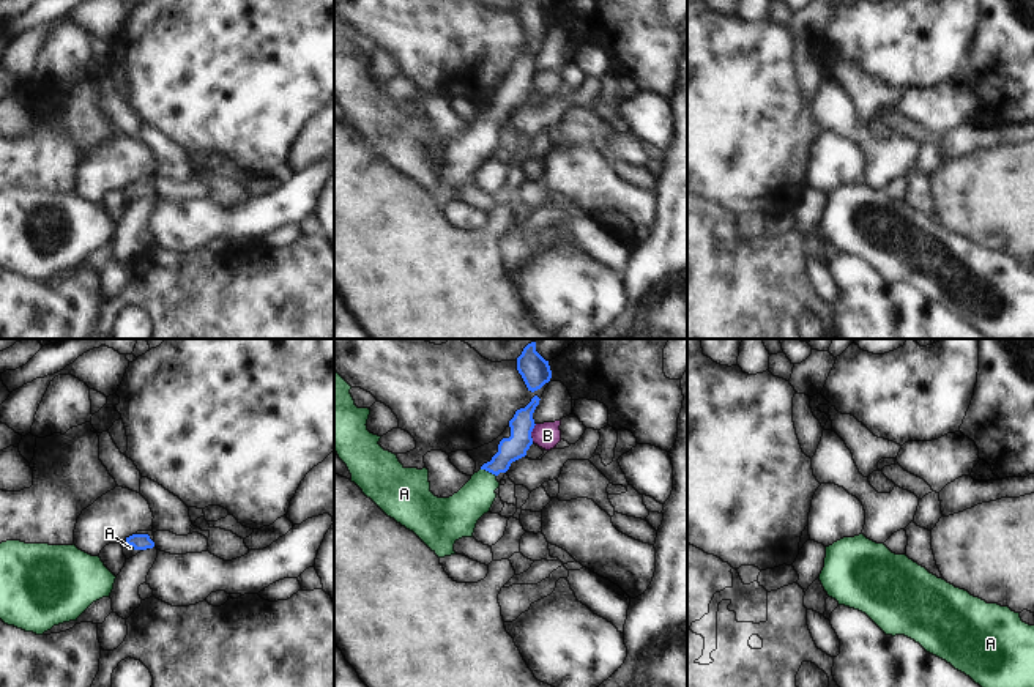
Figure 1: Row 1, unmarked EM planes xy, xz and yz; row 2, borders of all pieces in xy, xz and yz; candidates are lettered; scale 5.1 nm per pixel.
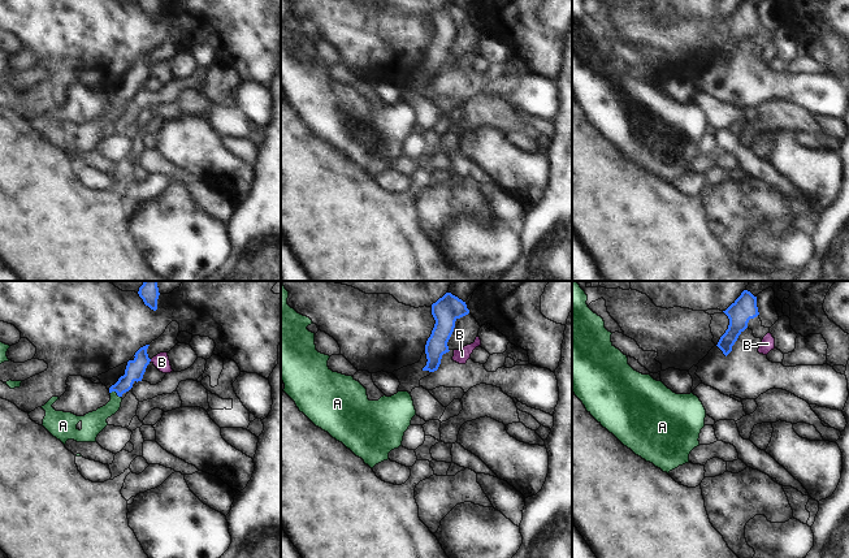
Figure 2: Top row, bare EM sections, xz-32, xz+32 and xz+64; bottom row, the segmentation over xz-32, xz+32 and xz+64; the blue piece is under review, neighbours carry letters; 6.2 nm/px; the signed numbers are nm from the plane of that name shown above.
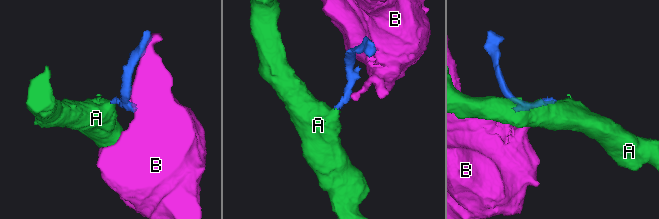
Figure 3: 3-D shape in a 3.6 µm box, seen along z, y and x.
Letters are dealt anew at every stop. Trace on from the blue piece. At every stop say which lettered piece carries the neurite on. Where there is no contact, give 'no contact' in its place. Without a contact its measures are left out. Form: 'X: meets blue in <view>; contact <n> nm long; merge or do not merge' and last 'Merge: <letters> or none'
A: meets blue in xz; contact 90 nm long; merge
B: meets blue in xz; contact 100 nm long; do not merge
Merge: A

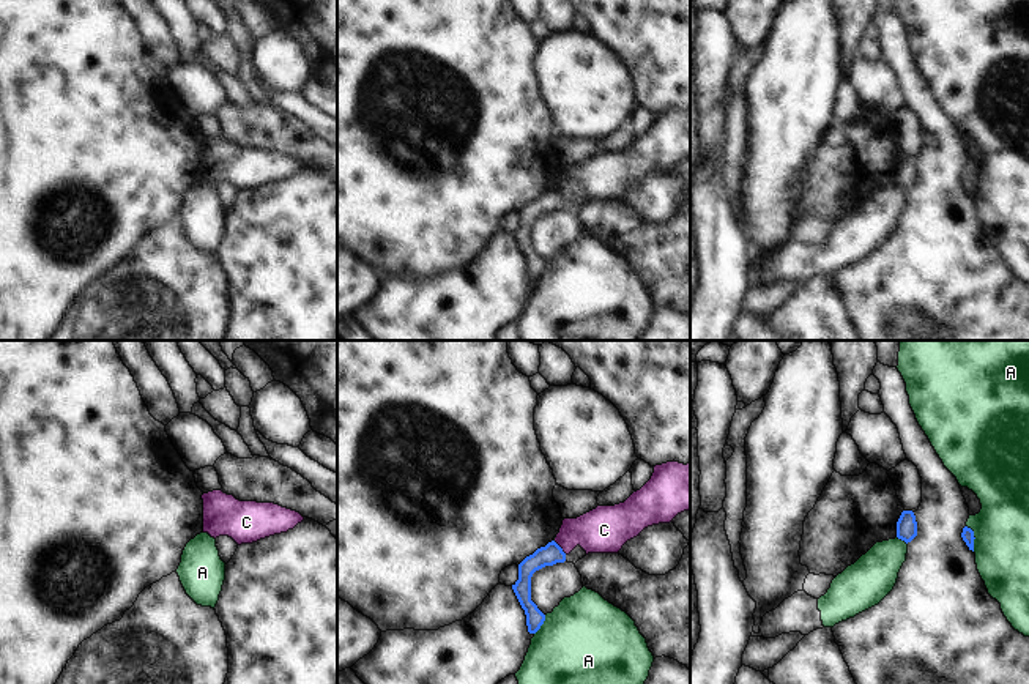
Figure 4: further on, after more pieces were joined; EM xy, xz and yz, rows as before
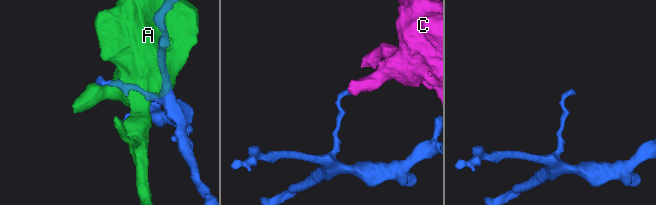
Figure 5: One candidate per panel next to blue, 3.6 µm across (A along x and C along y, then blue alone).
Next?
A: meets blue in yz; contact 140 nm long; do not merge
C: meets blue in xz; contact 100 nm long; do not merge
Merge: none

